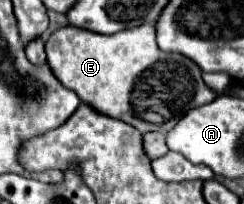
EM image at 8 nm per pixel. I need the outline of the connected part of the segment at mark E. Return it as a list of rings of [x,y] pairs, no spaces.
[[[64,26],[50,34],[46,56],[58,82],[74,90],[84,104],[104,116],[134,126],[142,134],[156,130],[168,132],[182,114],[218,96],[204,84],[202,72],[194,62],[158,50],[154,26],[138,26],[112,36]]]

